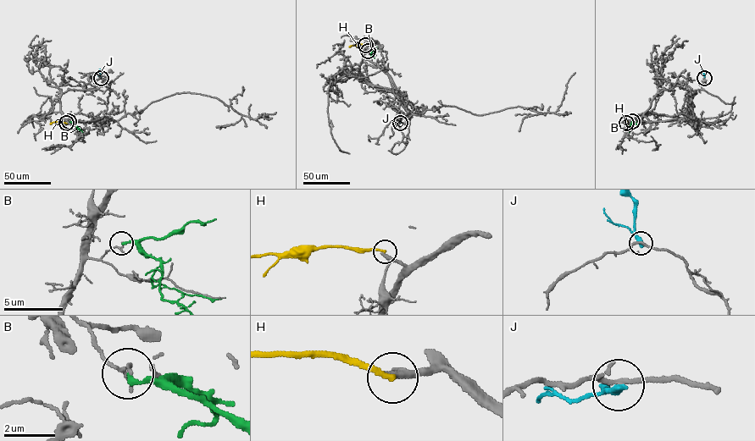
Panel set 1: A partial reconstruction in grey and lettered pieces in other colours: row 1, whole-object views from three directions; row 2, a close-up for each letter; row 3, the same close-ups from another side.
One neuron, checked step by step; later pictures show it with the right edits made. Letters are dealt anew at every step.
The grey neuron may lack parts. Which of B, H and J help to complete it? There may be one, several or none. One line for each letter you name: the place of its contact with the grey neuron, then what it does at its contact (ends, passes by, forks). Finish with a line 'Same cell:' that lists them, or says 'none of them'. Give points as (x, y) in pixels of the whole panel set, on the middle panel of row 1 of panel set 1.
Same cell: none of them

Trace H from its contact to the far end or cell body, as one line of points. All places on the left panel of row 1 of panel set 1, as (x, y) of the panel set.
H: (66, 124), (55, 121), (50, 124)

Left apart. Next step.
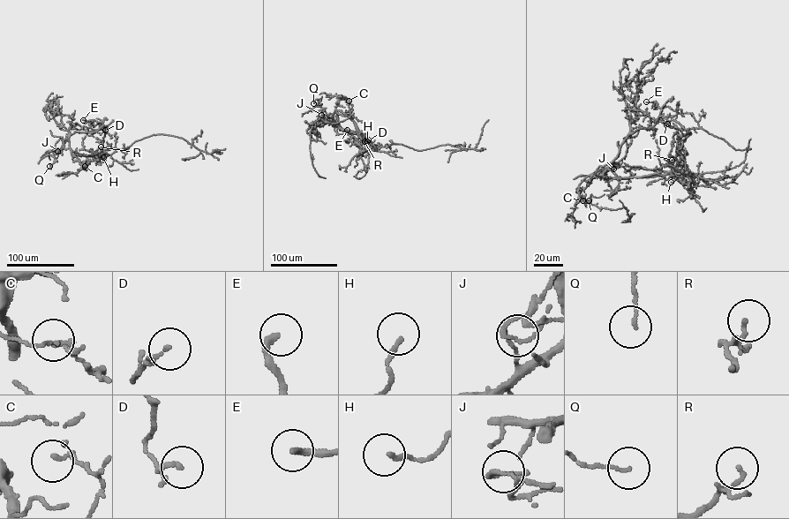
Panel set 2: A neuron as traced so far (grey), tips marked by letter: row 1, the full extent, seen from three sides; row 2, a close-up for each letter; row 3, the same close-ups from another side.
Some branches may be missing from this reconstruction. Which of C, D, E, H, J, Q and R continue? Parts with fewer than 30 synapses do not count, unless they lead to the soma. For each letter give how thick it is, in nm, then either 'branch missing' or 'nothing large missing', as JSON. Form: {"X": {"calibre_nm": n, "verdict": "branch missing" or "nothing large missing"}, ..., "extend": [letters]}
{"C": {"calibre_nm": 180, "verdict": "nothing large missing"}, "D": {"calibre_nm": 100, "verdict": "nothing large missing"}, "E": {"calibre_nm": 240, "verdict": "nothing large missing"}, "H": {"calibre_nm": 160, "verdict": "nothing large missing"}, "J": {"calibre_nm": 120, "verdict": "nothing large missing"}, "Q": {"calibre_nm": 100, "verdict": "nothing large missing"}, "R": {"calibre_nm": 100, "verdict": "nothing large missing"}, "extend": []}

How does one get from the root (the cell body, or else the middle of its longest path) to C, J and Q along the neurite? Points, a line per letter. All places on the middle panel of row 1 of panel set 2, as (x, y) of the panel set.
C: (368, 147), (358, 136), (354, 123), (335, 109), (340, 100), (345, 98), (349, 103), (349, 101)
J: (368, 147), (358, 136), (354, 123), (347, 116), (335, 112), (321, 115)
Q: (368, 147), (347, 116), (335, 112), (323, 115), (321, 108), (315, 105), (319, 100), (313, 103)

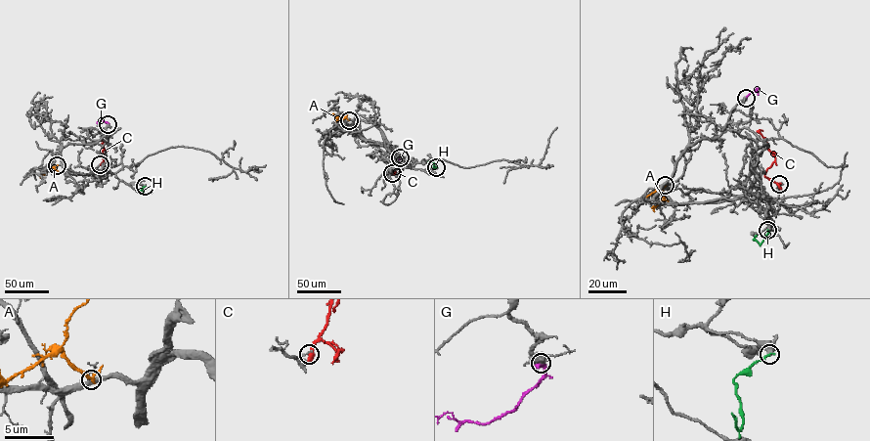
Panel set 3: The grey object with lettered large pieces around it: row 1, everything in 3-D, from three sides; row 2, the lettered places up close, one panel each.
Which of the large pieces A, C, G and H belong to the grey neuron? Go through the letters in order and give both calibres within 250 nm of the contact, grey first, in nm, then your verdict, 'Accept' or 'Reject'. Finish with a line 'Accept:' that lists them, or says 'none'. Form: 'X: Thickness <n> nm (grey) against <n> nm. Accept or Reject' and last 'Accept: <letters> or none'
A: Thickness 320 nm (grey) against 200 nm. Reject
C: Thickness 200 nm (grey) against 480 nm. Reject
G: Thickness 600 nm (grey) against 440 nm. Accept
H: Thickness 550 nm (grey) against 190 nm. Reject
Accept: G

